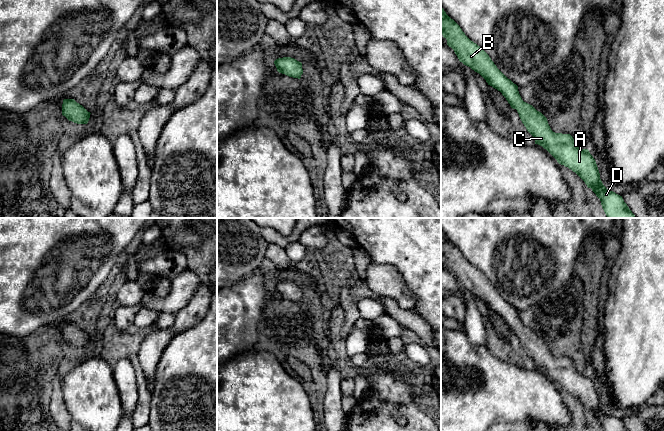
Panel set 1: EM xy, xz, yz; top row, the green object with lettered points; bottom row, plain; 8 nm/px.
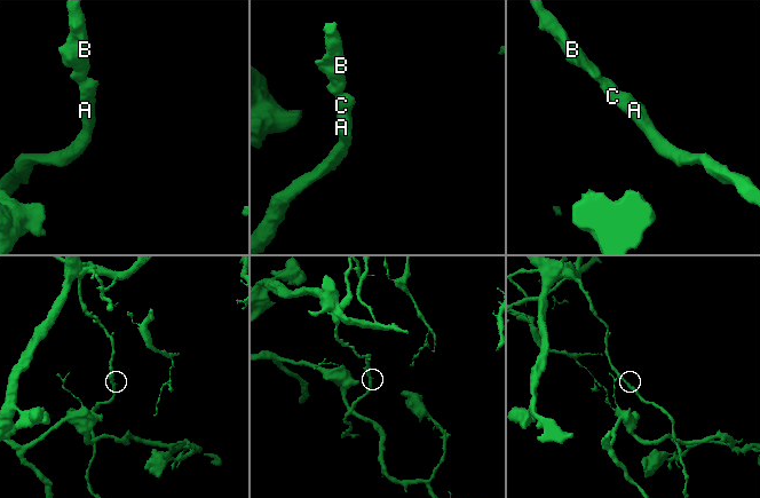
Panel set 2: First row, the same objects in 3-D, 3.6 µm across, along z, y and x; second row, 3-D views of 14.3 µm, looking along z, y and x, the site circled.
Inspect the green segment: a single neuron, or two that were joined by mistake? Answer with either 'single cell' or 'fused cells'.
single cell

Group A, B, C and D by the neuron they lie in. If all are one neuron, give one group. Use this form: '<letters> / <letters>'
A B C D

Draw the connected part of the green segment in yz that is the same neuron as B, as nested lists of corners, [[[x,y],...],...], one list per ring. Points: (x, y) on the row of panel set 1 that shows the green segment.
[[[441,7],[441,33],[460,62],[479,73],[488,85],[506,98],[516,109],[535,144],[546,149],[559,164],[575,172],[600,199],[607,218],[636,218],[622,196],[608,190],[600,179],[595,159],[588,149],[578,147],[570,134],[555,133],[547,118],[532,105],[524,102],[518,86],[508,79],[494,64],[489,55],[471,41],[460,26]]]

